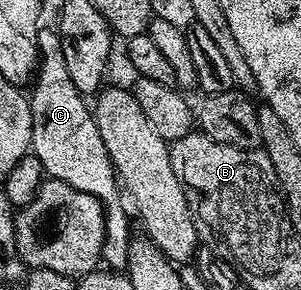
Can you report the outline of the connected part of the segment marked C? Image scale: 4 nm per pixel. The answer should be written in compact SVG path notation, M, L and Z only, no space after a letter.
M58 31L42 33L39 41L39 55L39 66L33 87L30 89L32 92L29 92L31 152L37 158L41 158L43 171L50 179L65 182L77 190L85 190L103 201L103 211L106 212L107 217L105 218L102 263L111 270L126 269L133 239L131 220L127 217L128 205L121 195L121 181L109 158L109 150L105 150L101 130L97 130L92 105L86 104L83 101L86 100L84 93L79 92L77 86L73 86L73 77L65 66L65 54L61 50Z

